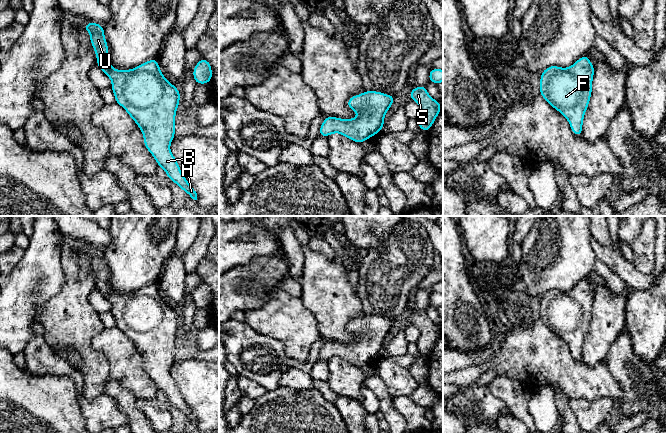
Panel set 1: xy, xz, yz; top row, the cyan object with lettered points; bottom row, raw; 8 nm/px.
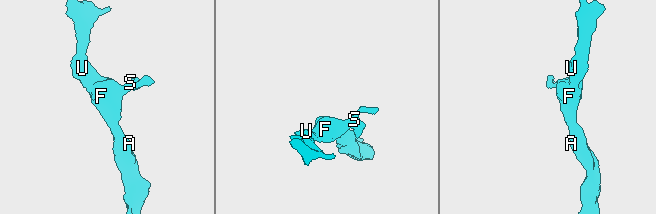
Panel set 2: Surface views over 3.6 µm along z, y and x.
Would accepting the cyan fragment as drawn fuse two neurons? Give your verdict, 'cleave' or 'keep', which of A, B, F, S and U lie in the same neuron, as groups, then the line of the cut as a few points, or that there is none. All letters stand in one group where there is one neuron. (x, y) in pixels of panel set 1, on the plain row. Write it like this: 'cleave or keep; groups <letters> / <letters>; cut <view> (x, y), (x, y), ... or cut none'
keep; groups A B F S U; cut none

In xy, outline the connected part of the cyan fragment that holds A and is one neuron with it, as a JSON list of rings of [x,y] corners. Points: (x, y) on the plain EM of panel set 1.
[[[88,246],[84,251],[90,257],[90,266],[97,282],[97,290],[111,303],[111,313],[115,326],[122,330],[136,346],[143,357],[144,369],[159,389],[166,395],[167,401],[184,414],[192,423],[197,424],[197,417],[182,398],[178,386],[170,375],[170,367],[175,361],[175,340],[181,317],[162,298],[158,284],[151,283],[130,294],[116,294],[111,290],[109,272],[102,249]]]

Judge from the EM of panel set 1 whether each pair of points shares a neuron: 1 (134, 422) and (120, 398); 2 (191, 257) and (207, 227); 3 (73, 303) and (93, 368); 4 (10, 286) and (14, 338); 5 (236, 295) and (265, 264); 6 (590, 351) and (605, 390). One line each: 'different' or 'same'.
1: same
2: same
3: same
4: same
5: same
6: different

